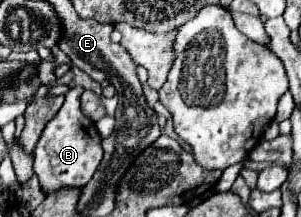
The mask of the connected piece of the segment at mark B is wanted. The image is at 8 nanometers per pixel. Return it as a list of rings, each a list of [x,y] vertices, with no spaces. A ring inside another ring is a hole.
[[[76,85],[66,93],[62,109],[44,127],[42,137],[34,149],[34,173],[40,179],[40,187],[46,193],[54,193],[62,187],[82,187],[96,173],[102,161],[102,137],[94,127],[94,121],[80,111],[80,95],[84,87]]]

